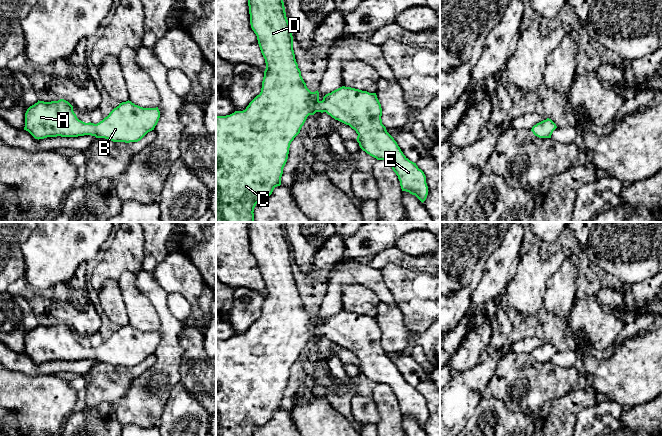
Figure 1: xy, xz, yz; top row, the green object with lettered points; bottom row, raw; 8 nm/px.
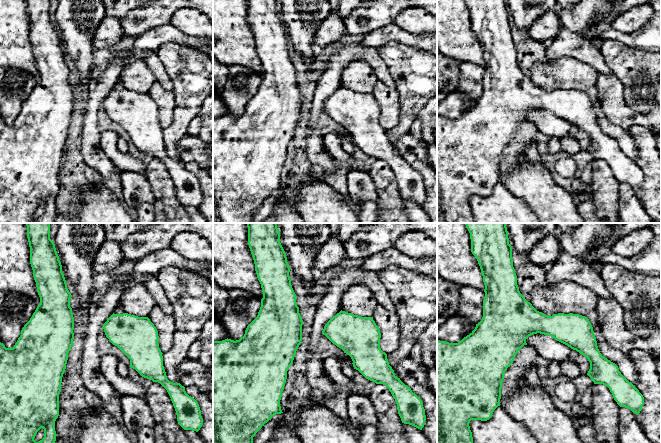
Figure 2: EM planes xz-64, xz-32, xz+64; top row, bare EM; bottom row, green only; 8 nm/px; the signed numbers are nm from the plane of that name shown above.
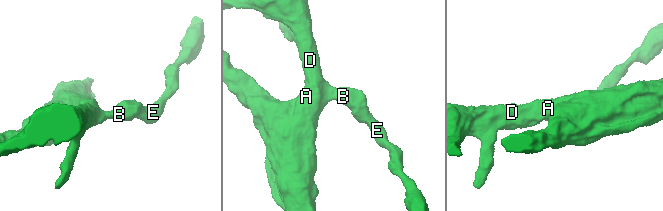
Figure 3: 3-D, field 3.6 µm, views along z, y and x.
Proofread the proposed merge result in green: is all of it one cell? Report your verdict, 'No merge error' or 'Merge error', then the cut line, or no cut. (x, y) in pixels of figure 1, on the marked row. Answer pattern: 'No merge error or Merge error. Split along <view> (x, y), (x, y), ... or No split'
No merge error. No split

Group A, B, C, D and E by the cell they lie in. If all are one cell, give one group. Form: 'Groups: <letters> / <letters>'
Groups: A B C D E

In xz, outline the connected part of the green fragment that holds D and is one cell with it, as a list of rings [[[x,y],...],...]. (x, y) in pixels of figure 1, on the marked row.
[[[248,0],[251,28],[257,36],[266,69],[262,88],[243,111],[216,116],[216,222],[254,222],[254,208],[267,199],[274,188],[281,185],[283,168],[287,162],[291,142],[300,133],[309,115],[326,112],[335,120],[349,125],[358,134],[360,148],[377,160],[388,161],[398,176],[402,191],[415,195],[422,203],[428,195],[424,172],[401,151],[397,142],[382,124],[382,108],[376,93],[342,86],[319,100],[318,90],[311,92],[304,82],[295,59],[293,36],[286,17],[283,0]]]

